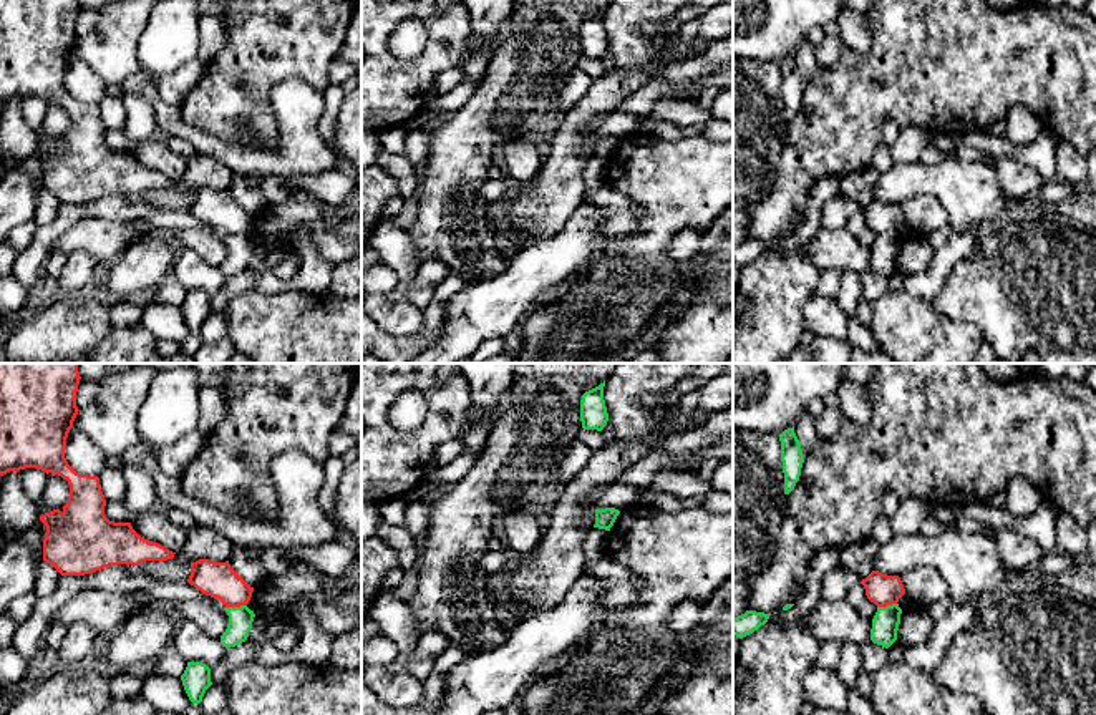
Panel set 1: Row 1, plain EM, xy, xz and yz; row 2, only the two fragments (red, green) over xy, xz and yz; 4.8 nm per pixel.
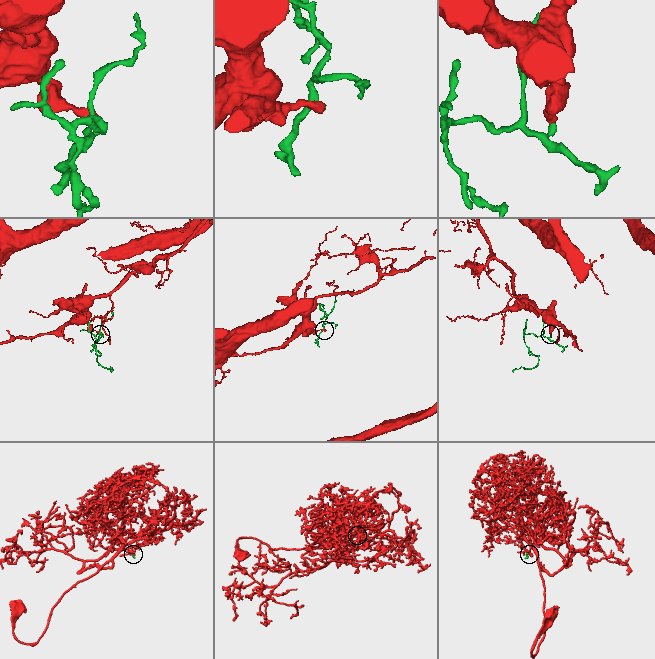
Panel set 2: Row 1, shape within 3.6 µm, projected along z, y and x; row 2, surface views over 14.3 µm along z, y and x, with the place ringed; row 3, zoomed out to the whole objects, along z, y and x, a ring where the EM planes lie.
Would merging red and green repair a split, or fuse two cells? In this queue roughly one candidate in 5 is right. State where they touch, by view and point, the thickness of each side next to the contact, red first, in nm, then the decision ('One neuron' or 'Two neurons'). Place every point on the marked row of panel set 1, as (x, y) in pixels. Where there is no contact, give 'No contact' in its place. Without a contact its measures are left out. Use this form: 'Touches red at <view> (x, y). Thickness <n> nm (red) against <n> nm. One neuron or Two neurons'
Touches red at xy (236, 606). Thickness 180 nm (red) against 120 nm. Two neurons

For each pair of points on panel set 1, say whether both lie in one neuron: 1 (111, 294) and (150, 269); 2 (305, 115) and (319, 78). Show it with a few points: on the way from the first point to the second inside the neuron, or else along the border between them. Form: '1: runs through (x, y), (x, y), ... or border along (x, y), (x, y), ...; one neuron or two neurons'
1: runs through (121, 286), (140, 269); one neuron
2: border along (276, 83), (299, 77), (322, 93); two neurons

